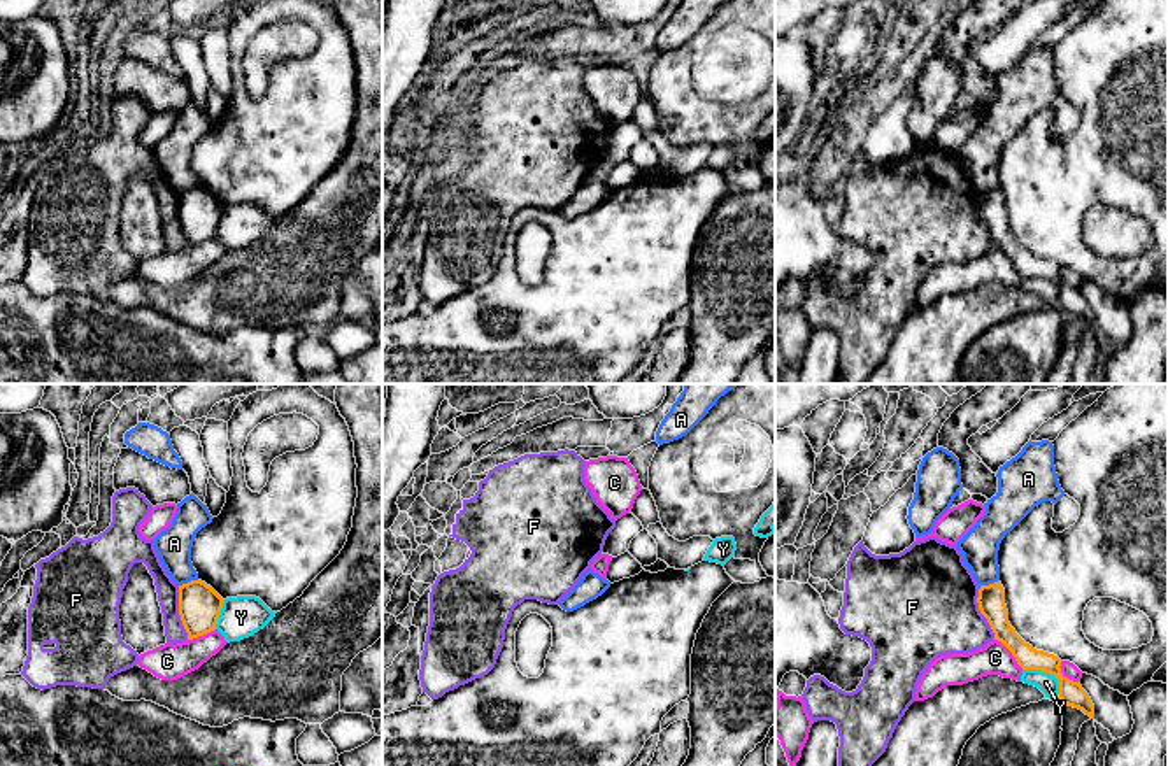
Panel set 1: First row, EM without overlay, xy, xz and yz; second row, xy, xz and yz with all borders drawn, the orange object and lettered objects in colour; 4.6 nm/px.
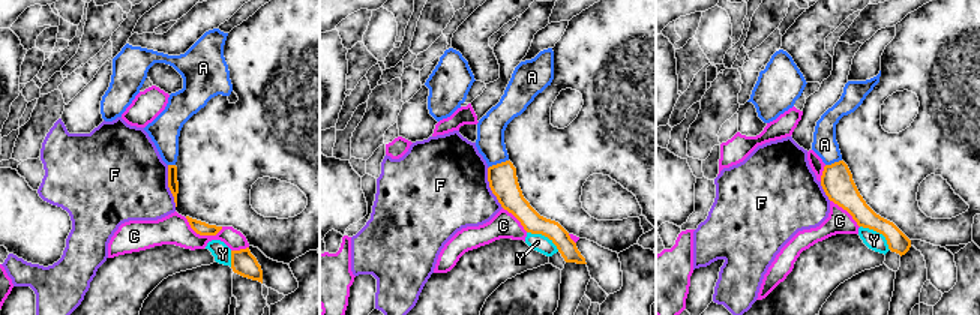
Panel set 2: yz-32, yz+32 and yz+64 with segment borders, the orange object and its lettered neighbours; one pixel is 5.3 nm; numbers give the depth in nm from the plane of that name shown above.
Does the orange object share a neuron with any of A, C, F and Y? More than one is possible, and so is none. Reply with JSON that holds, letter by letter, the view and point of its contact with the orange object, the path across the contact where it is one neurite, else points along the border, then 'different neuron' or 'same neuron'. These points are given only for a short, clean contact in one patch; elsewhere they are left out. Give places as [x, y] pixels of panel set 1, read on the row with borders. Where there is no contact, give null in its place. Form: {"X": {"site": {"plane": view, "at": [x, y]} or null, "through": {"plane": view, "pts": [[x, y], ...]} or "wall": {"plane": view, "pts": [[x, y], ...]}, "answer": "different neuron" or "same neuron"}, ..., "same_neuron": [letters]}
{"A": {"site": {"plane": "xy", "at": [188, 582]}, "wall": {"plane": "xy", "pts": [[197, 579], [179, 586]]}, "answer": "different neuron"}, "C": {"site": {"plane": "yz", "at": [1011, 651]}, "answer": "different neuron"}, "F": {"site": {"plane": "xy", "at": [179, 612]}, "answer": "different neuron"}, "Y": {"site": {"plane": "yz", "at": [1047, 672]}, "answer": "different neuron"}, "same_neuron": []}

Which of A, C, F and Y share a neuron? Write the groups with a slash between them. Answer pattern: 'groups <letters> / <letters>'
groups A / C / F / Y

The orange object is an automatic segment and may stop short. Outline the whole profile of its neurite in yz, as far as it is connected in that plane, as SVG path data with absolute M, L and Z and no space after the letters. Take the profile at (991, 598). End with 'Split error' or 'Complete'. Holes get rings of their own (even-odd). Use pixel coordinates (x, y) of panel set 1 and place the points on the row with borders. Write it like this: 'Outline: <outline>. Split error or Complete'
Outline: M1000 580L980 585L977 603L994 633L994 640L1001 642L1012 652L1022 670L1042 670L1054 675L1059 680L1059 698L1063 705L1079 708L1094 719L1094 705L1089 694L1079 682L1073 682L1061 673L1061 659L1054 654L1033 649L1010 626L1005 589Z. Complete

